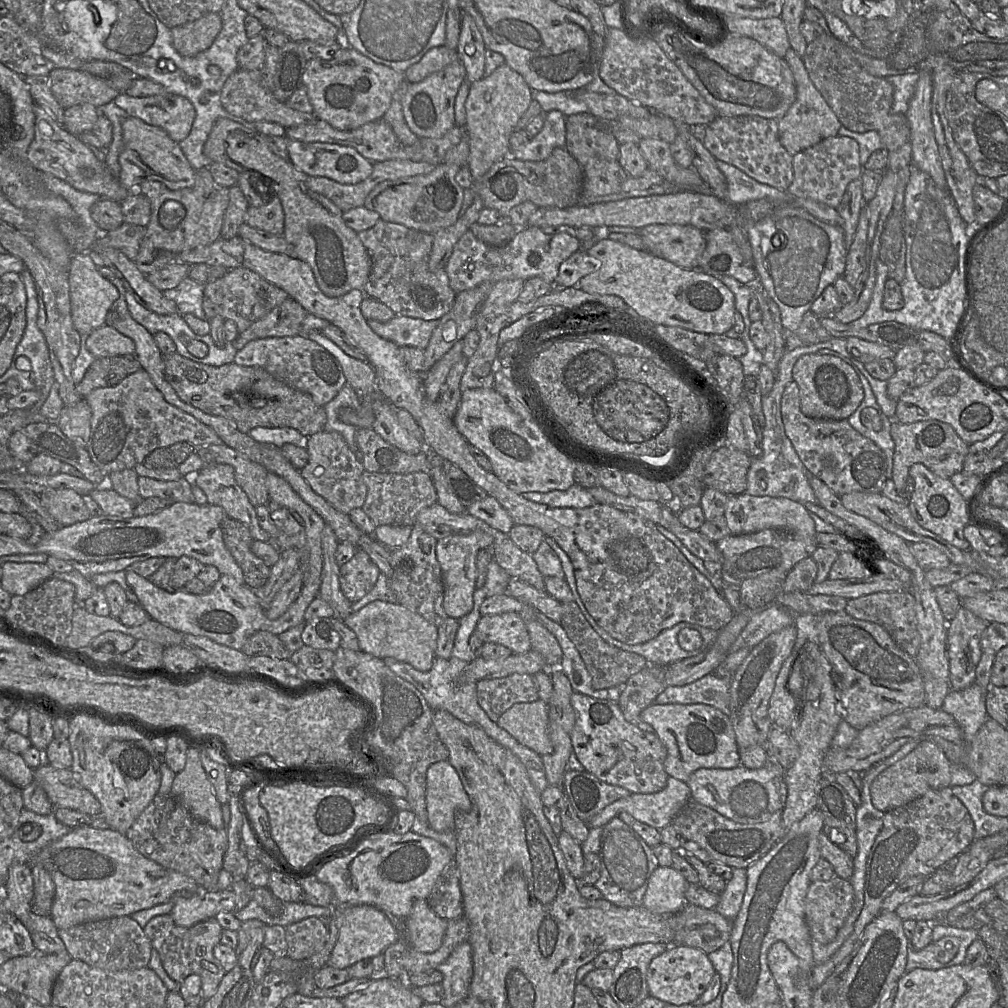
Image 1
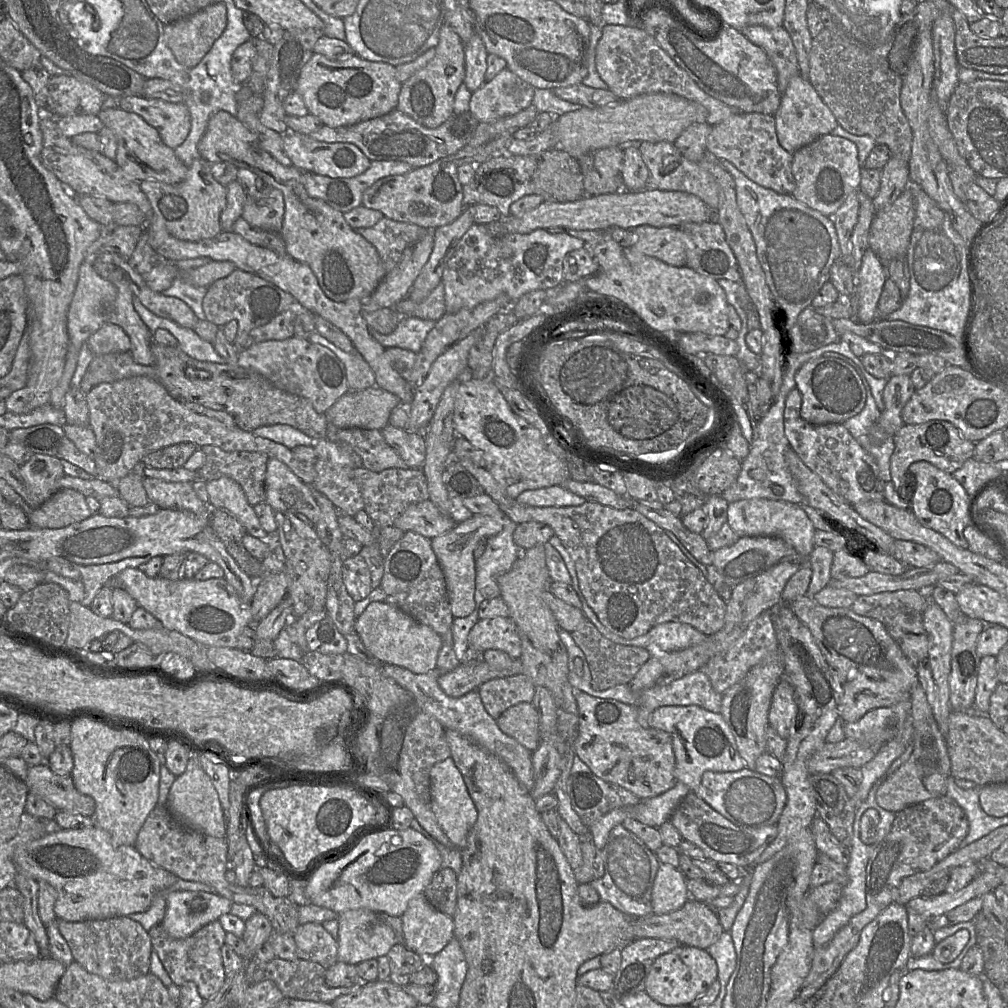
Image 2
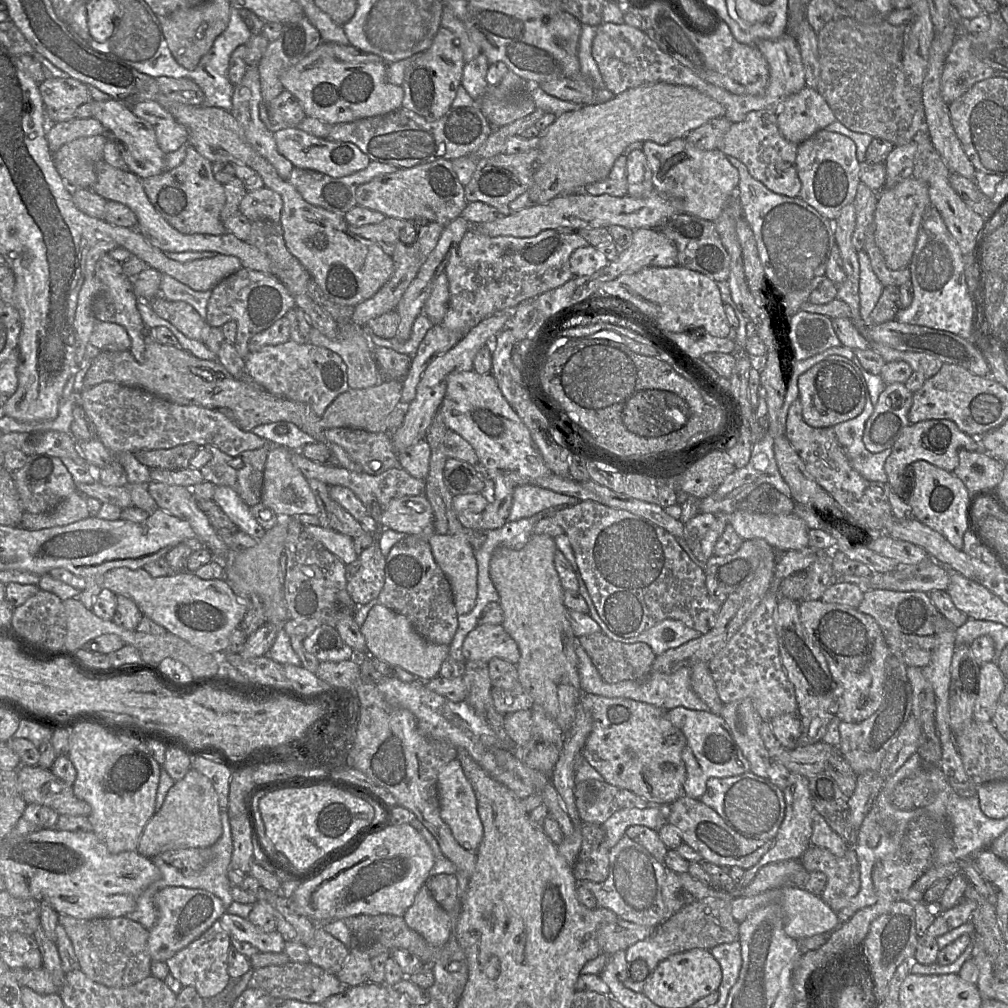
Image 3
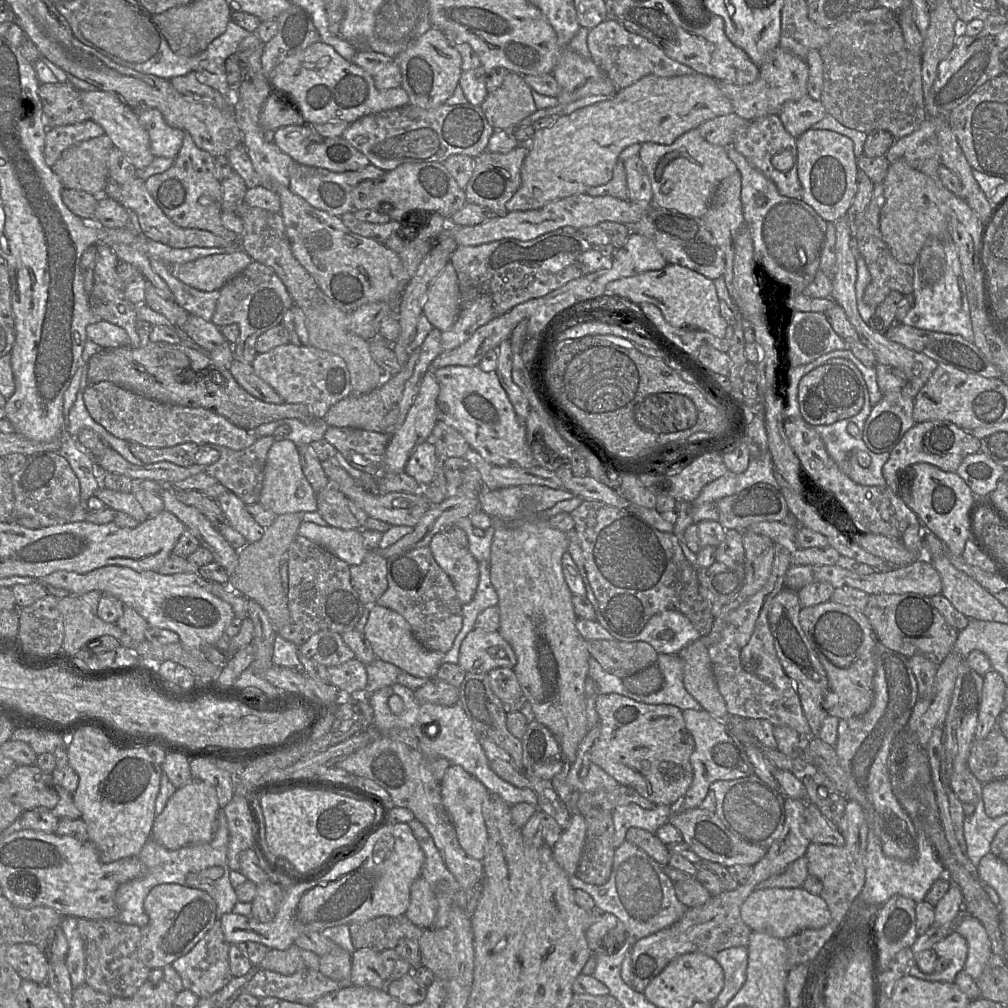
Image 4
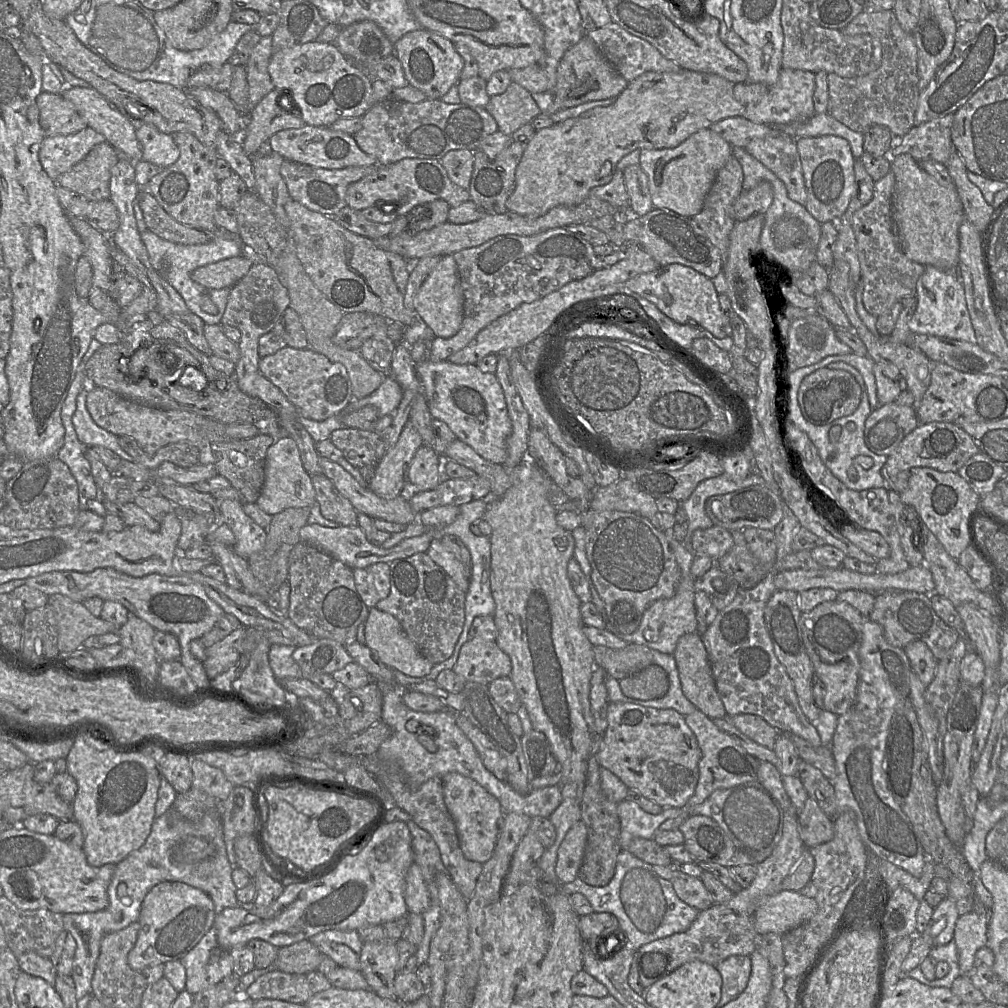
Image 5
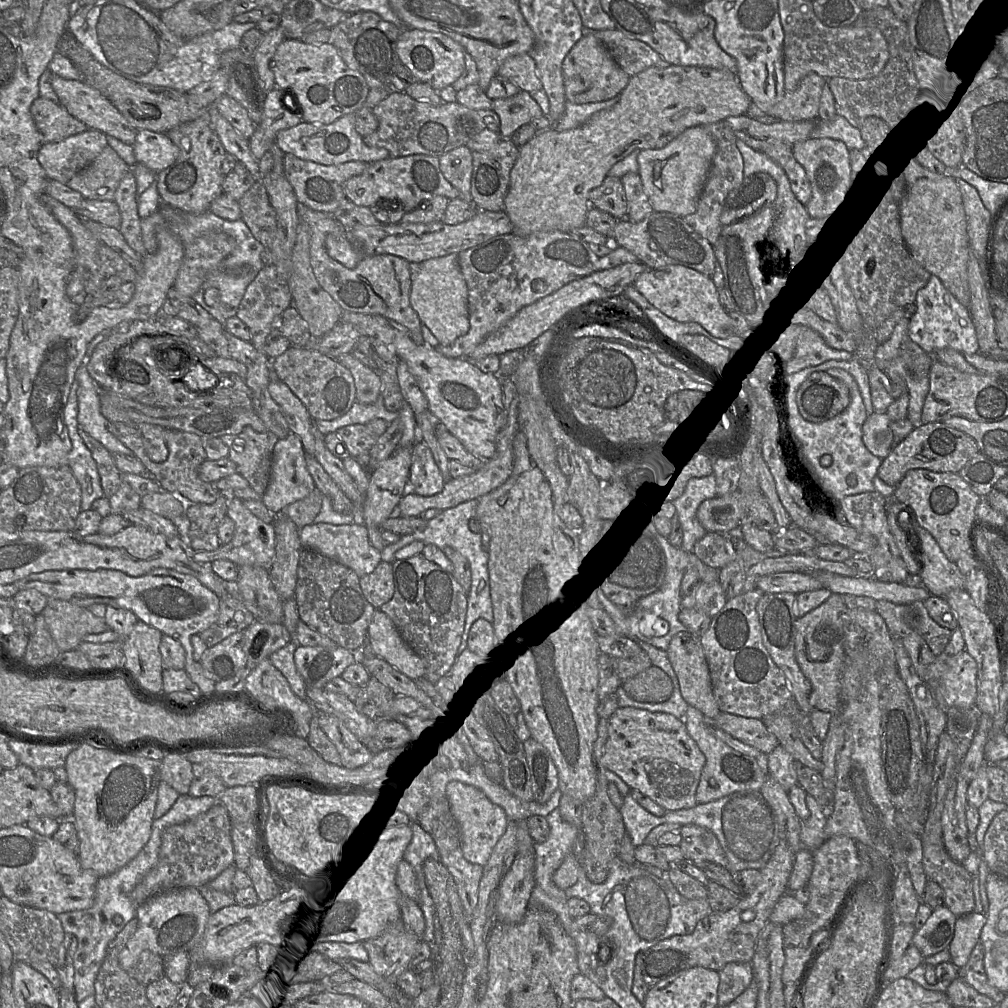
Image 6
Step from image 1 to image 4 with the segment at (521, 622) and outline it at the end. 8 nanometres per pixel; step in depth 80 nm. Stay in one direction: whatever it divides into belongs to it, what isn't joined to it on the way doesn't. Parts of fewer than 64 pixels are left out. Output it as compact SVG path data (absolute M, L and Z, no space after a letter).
M473 629L460 646L458 665L466 672L488 673L495 668L513 669L517 657L498 631Z

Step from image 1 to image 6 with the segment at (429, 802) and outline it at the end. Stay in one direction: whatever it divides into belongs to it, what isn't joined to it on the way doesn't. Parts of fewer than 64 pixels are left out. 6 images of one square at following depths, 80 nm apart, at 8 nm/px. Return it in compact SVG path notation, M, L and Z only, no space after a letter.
M455 780L447 784L446 797L451 813L459 826L464 858L471 863L484 866L497 841L505 832L509 821L505 811L491 802L480 789Z

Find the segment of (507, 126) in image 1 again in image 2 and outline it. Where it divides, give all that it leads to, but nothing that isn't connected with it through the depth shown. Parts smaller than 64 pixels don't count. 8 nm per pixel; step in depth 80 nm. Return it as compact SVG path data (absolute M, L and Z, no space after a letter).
M506 67L472 93L469 111L480 123L515 115L532 104L534 89Z

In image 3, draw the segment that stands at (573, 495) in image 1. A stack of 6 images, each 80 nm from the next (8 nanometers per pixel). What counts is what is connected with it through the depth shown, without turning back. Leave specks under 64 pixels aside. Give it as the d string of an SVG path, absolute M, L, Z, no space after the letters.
M522 485L513 492L512 506L507 521L529 518L548 508L564 508L580 502L578 499L559 494L536 485Z

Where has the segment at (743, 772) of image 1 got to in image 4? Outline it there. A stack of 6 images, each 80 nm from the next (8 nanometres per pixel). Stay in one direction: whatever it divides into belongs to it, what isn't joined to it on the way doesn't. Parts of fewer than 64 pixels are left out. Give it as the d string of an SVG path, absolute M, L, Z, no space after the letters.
M751 774L743 778L711 783L699 807L715 813L744 842L769 849L784 827L785 799L781 790L771 788L758 776Z

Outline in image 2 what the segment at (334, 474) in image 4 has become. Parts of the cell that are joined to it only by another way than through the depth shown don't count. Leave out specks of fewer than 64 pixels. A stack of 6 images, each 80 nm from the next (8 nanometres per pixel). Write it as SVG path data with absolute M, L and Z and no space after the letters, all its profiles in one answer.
M424 500L408 506L393 526L432 539L451 531L456 522L451 516L443 515L430 500Z

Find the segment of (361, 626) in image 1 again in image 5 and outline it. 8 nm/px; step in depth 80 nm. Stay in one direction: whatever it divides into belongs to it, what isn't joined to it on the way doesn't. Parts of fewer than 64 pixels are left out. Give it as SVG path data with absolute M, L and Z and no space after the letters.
M370 608L365 623L366 645L392 669L412 677L426 677L434 664L409 639L400 622L391 614Z

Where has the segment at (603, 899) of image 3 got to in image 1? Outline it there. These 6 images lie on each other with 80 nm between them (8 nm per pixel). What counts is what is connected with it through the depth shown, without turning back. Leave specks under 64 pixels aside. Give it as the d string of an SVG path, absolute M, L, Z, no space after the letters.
M619 816L612 818L602 828L598 852L601 875L594 886L599 889L603 898L617 906L642 906L649 878L659 865L652 848Z

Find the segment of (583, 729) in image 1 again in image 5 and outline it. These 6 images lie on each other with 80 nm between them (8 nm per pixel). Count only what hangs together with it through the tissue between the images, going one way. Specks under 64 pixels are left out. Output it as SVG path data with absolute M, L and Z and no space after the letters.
M607 703L607 728L597 754L599 765L615 774L629 789L663 808L682 807L699 779L701 749L685 717L674 709L656 709L634 703Z

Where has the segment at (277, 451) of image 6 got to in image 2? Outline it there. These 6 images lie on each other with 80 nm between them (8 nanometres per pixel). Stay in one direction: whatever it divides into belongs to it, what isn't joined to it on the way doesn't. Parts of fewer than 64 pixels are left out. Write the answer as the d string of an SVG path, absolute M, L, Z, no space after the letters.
M273 457L267 461L265 492L265 502L274 511L301 513L313 525L319 521L320 509L312 487L304 483L286 464Z

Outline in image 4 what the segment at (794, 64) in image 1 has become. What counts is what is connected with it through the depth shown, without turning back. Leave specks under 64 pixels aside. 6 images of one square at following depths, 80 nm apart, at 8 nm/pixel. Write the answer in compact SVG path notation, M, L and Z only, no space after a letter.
M806 95L799 100L786 102L777 115L785 129L797 138L822 120L827 112L821 100Z

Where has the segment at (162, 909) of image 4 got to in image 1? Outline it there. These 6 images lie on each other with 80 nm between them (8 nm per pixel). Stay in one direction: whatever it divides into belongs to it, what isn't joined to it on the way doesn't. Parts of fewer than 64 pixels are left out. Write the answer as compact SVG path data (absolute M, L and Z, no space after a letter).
M231 888L198 891L191 897L177 898L170 915L178 926L192 927L214 918L219 912L235 912L236 895Z

